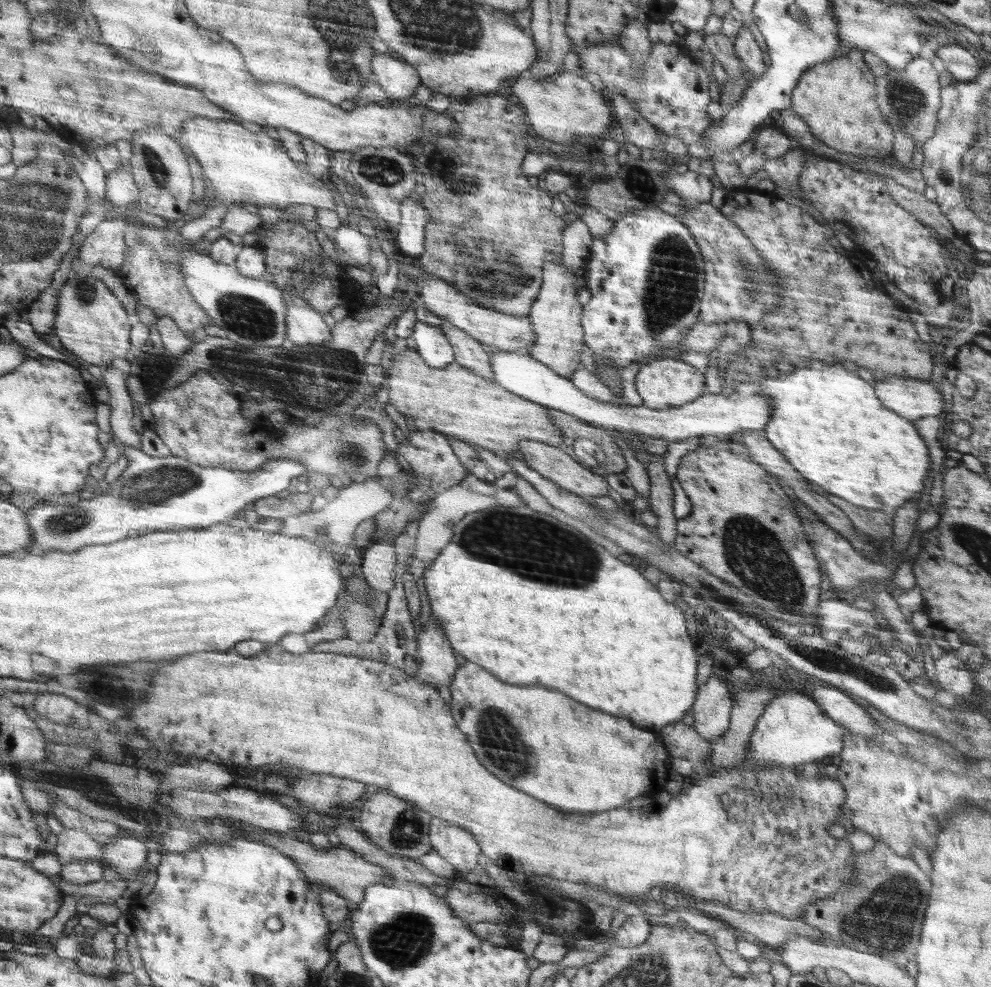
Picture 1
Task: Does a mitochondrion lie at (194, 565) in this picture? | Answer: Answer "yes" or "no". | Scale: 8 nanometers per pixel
no

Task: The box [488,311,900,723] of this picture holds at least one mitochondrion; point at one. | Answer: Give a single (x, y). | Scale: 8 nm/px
(753, 552)

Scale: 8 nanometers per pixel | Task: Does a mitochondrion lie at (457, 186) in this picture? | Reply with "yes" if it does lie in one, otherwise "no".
yes

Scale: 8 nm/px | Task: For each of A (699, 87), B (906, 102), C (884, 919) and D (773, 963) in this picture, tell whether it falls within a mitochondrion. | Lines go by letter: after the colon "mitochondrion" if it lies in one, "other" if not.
A: other
B: mitochondrion
C: mitochondrion
D: other

